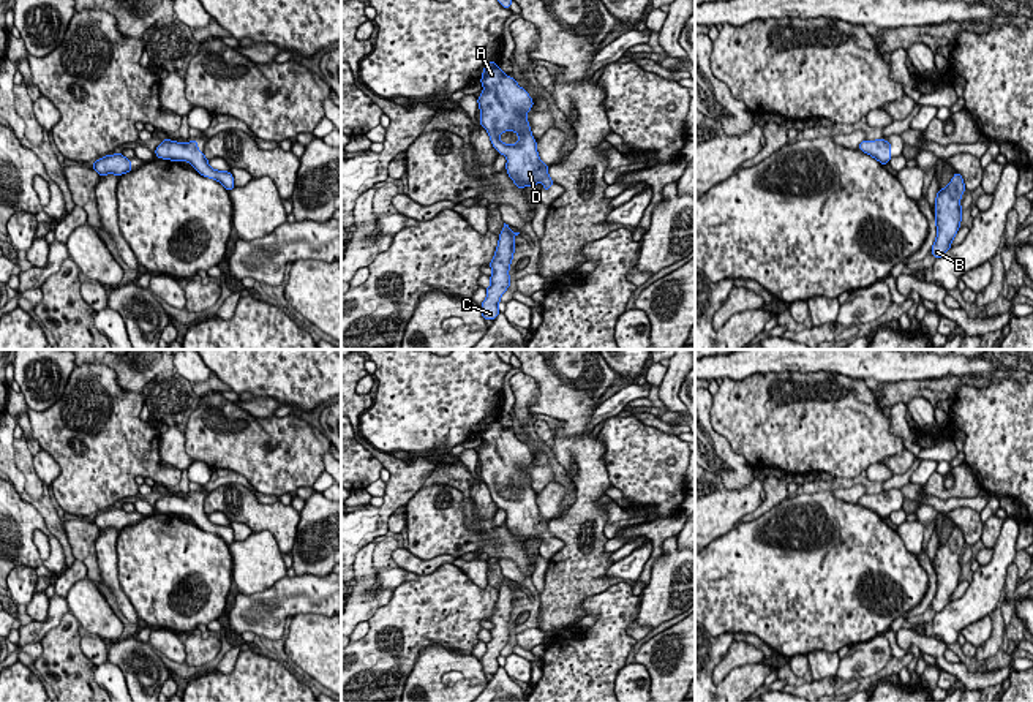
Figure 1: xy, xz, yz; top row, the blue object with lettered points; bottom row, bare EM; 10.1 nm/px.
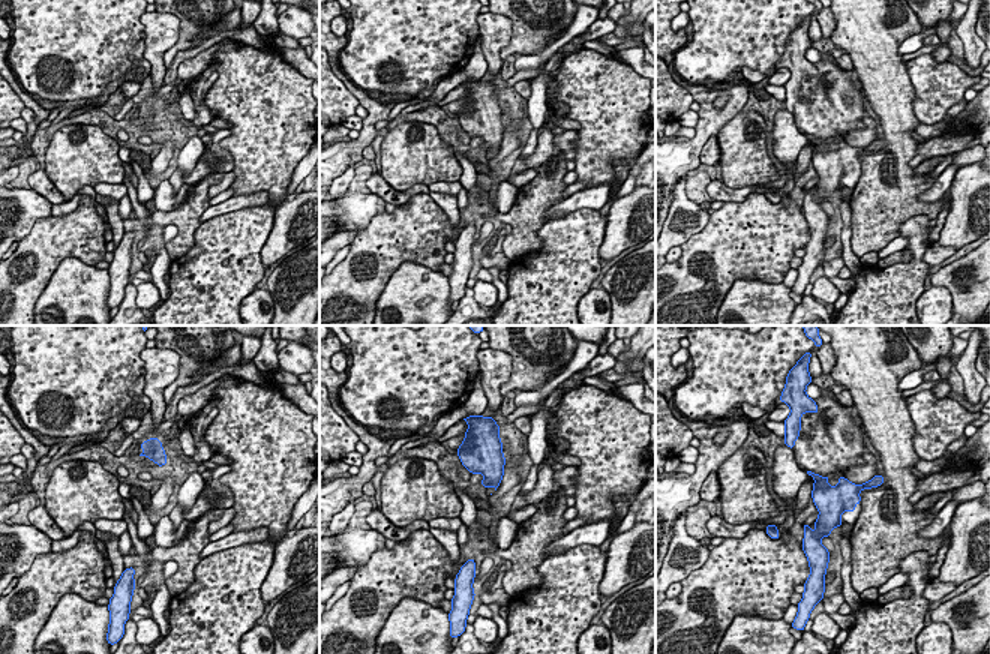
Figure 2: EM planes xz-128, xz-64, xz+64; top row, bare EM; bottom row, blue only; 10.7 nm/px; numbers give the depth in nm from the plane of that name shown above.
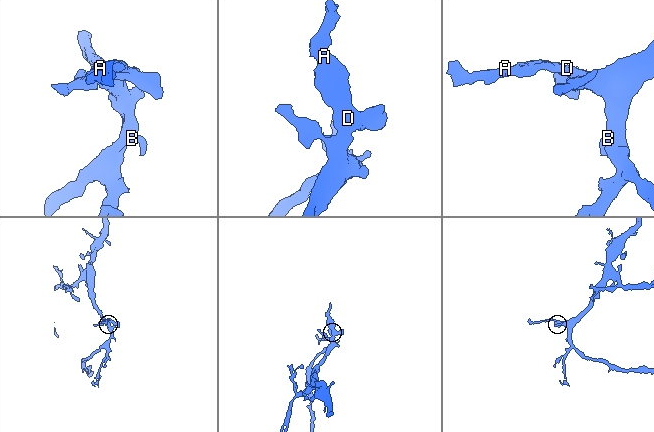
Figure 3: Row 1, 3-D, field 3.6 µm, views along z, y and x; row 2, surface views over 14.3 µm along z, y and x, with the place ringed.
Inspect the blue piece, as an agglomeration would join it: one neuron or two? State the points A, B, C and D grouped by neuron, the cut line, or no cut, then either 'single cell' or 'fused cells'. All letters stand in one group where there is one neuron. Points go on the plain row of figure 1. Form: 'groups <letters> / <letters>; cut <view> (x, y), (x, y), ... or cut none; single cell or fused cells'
groups A B C D; cut none; single cell

